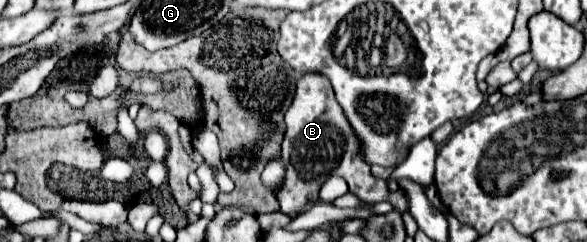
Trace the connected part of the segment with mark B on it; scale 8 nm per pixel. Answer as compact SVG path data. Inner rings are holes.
M302 74L298 78L296 96L286 112L286 140L282 144L282 162L286 164L286 182L276 194L280 208L290 218L296 218L312 202L318 200L320 186L330 176L346 180L352 194L366 202L390 202L398 212L408 212L408 198L402 190L392 192L388 182L374 178L370 164L360 150L360 138L352 134L352 126L332 94L330 82L322 74Z

